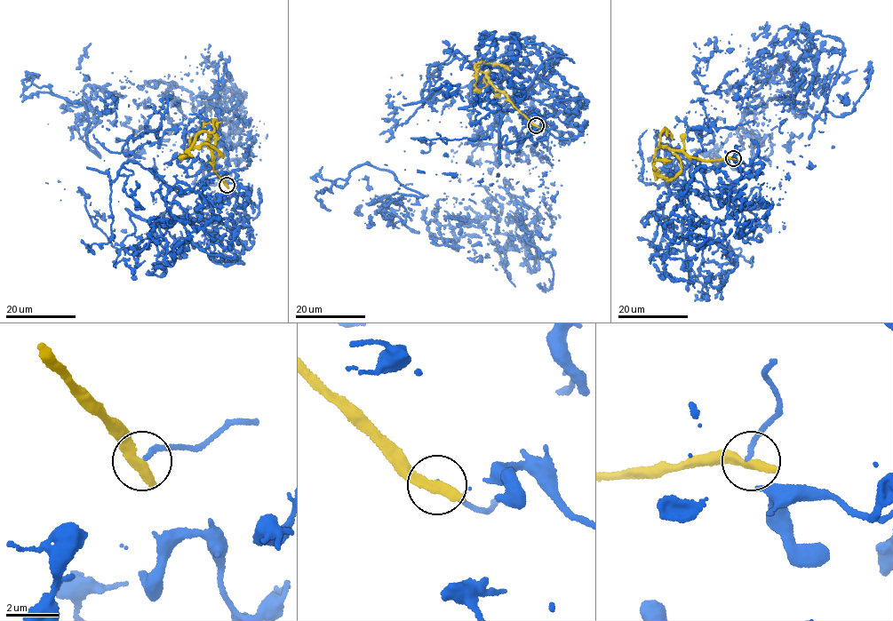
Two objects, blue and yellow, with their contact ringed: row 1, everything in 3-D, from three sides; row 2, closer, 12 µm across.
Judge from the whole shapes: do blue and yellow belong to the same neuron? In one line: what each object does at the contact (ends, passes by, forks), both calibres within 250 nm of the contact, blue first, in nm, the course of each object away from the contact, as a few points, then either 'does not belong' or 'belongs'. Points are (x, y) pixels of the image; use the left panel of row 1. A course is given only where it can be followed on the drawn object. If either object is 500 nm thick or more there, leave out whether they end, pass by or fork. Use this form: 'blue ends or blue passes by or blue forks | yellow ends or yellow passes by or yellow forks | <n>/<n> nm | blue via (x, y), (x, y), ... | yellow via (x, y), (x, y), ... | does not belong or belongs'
blue ends | yellow ends | 180/460 nm | blue via (227, 184), (249, 219), (203, 219), (240, 92), (95, 85), (99, 156), (83, 103), (22, 93), (40, 75) | yellow via (227, 184), (214, 170), (206, 131), (197, 135), (194, 146), (182, 158), (180, 156), (186, 154), (192, 137) | does not belong

